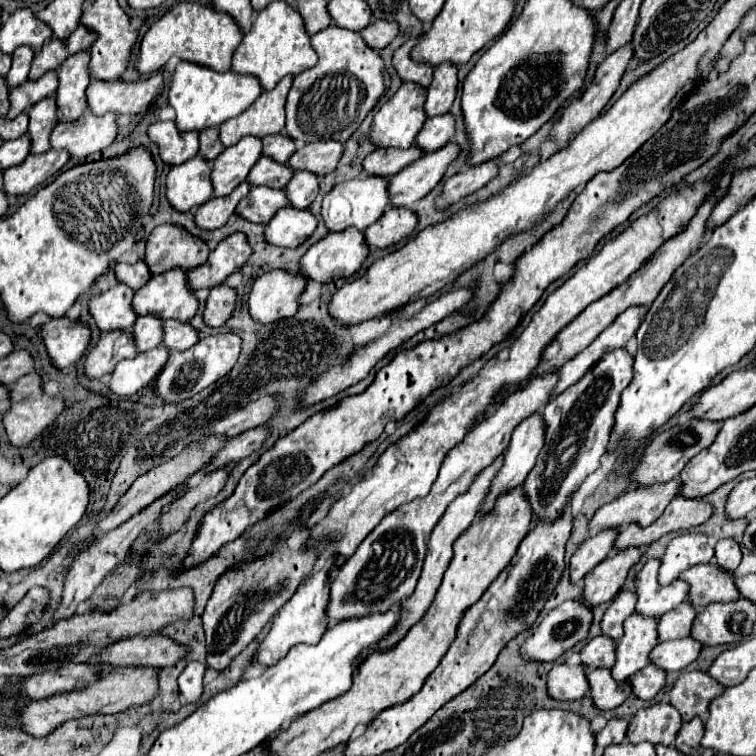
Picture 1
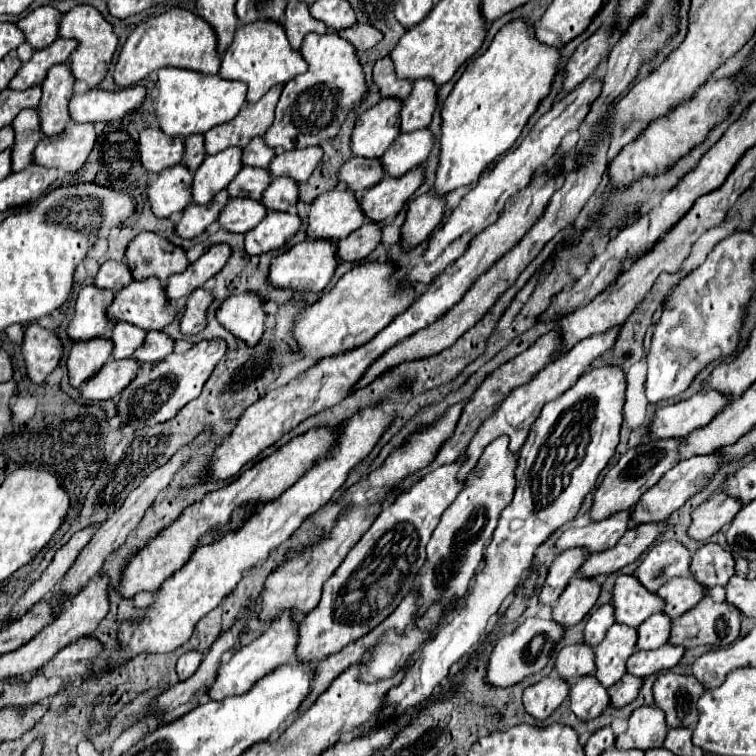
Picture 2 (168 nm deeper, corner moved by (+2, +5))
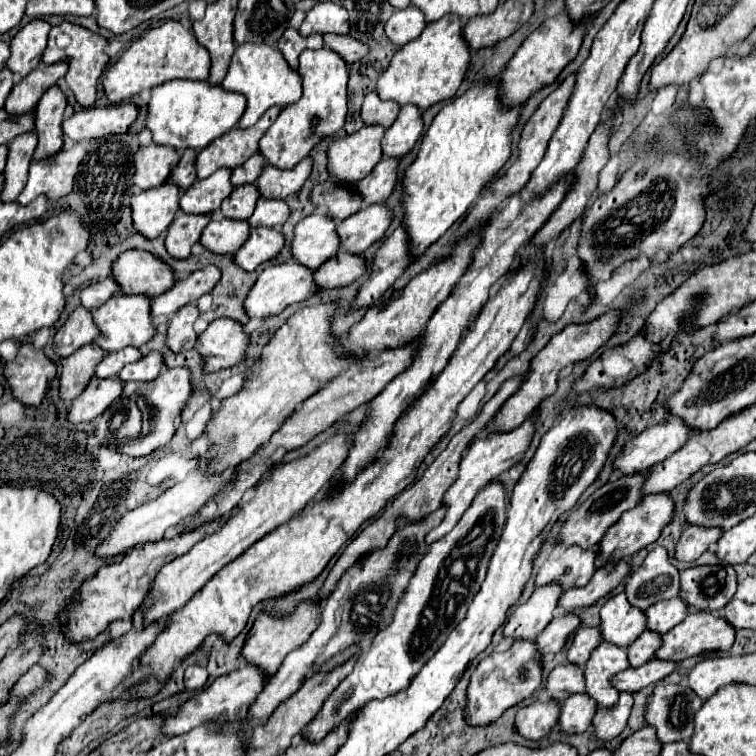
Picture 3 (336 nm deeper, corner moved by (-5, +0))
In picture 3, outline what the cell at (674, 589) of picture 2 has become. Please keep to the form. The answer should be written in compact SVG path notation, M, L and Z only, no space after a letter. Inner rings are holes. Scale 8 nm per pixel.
M674 597L668 601L658 601L650 609L646 609L648 629L656 633L668 633L674 629L688 613L688 603L682 597Z

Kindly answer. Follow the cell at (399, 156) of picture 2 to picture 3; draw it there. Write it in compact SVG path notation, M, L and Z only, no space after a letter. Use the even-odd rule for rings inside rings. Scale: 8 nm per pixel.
M384 157L368 177L354 185L354 189L366 199L366 203L386 201L398 183L398 165L400 157Z

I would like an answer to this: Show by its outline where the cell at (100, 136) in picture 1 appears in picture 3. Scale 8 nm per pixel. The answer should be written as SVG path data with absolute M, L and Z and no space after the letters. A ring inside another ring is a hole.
M76 143L72 149L64 149L42 161L32 161L28 183L16 201L28 205L40 193L46 193L50 201L68 195L74 187L74 177L84 155L86 155L84 143Z

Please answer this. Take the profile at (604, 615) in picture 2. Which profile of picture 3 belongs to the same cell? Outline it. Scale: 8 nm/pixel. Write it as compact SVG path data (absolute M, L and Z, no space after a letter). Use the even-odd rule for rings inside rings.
M598 627L594 629L578 629L574 639L572 639L572 645L568 647L568 659L570 663L576 663L576 665L584 665L588 661L588 657L592 655L592 651L602 643L602 633Z

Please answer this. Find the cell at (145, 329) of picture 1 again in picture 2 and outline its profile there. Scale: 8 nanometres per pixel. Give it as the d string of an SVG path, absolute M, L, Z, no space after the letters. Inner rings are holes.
M117 322L117 326L111 332L113 338L113 360L129 358L145 340L145 332L133 324Z

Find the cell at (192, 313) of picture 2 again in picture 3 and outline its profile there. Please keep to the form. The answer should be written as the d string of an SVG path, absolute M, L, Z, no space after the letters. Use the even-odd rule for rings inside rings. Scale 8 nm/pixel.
M186 305L170 319L168 347L172 351L186 351L196 345L198 333L194 331L194 321L198 317L200 317L200 309L196 305Z

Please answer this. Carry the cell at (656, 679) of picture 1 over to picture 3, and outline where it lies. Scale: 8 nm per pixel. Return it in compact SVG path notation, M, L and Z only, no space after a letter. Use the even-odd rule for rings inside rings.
M620 693L620 699L614 707L600 707L592 721L592 725L596 729L596 737L608 741L608 739L620 735L630 717L632 703L634 703L634 697L630 693Z

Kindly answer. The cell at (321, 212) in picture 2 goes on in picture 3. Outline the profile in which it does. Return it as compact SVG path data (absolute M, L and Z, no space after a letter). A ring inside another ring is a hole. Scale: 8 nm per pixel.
M312 213L304 217L294 229L292 257L310 269L318 269L340 249L342 241L336 227L338 221L326 213Z

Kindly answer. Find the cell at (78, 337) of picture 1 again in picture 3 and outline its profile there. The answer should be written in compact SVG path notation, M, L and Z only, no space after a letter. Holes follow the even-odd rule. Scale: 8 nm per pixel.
M22 343L16 359L6 363L6 379L18 401L22 401L24 405L40 405L50 389L50 383L56 379L56 363L48 359L42 349L34 349L32 343Z

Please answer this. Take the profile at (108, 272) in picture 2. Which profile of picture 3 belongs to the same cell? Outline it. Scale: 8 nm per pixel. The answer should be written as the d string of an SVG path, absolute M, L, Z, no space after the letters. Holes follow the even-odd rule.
M106 277L102 281L96 281L96 283L88 285L88 287L84 287L80 299L82 299L82 305L86 309L98 309L110 297L114 297L118 291L120 291L120 285L112 277Z

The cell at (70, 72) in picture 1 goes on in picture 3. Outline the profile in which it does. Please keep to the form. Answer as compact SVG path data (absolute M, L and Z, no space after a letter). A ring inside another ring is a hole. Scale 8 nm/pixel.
M54 85L50 87L36 105L36 133L38 133L38 147L34 159L52 157L64 145L64 111L66 111L66 93Z

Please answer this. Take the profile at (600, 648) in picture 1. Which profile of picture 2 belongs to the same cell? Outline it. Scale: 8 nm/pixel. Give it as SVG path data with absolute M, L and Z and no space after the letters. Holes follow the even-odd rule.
M573 644L561 648L557 660L555 660L555 672L565 682L571 682L579 676L591 676L595 674L595 654L587 644Z

